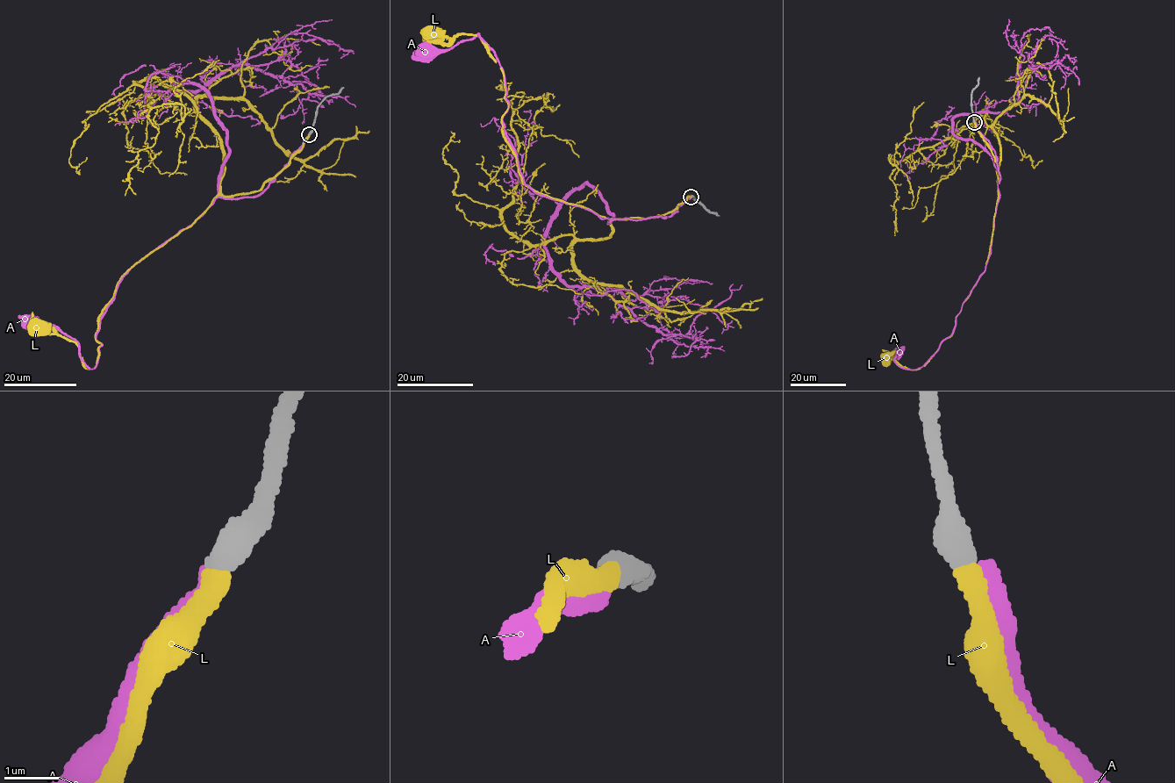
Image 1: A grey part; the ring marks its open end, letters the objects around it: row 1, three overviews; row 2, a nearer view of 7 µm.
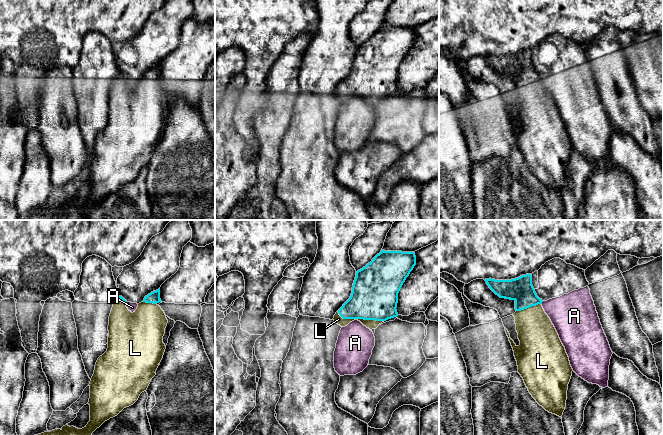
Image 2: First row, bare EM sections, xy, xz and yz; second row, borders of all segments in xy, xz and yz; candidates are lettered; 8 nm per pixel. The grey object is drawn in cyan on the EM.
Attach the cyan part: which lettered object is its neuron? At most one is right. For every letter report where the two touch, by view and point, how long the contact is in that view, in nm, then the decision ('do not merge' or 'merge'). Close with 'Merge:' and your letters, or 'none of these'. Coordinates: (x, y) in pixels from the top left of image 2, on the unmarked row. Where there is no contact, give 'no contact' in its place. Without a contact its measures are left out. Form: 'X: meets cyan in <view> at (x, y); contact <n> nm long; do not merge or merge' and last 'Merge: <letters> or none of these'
A: meets cyan in yz at (541, 79); contact 40 nm long; do not merge
L: meets cyan in xz at (360, 94); contact 380 nm long; merge
Merge: L

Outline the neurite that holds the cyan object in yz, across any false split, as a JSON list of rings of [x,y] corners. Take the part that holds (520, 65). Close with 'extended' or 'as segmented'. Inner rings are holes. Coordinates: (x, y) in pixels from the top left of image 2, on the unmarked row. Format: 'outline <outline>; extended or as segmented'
outline [[[526,50],[511,56],[485,55],[489,64],[500,74],[515,77],[516,107],[520,121],[517,122],[505,104],[514,132],[518,149],[524,156],[529,169],[549,189],[562,194],[566,183],[568,160],[572,152],[572,143],[559,111],[550,94],[542,83],[540,75],[532,61],[532,51]]]; extended

